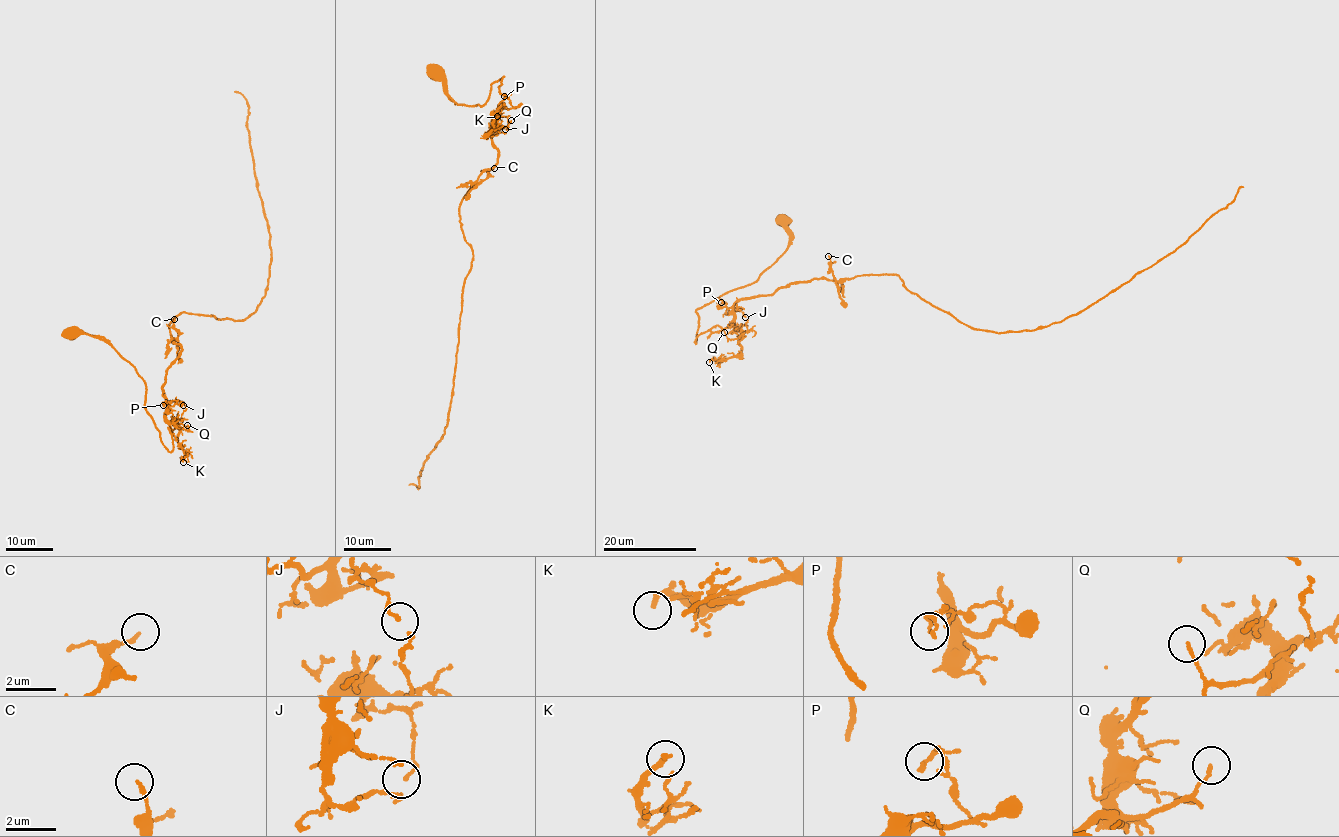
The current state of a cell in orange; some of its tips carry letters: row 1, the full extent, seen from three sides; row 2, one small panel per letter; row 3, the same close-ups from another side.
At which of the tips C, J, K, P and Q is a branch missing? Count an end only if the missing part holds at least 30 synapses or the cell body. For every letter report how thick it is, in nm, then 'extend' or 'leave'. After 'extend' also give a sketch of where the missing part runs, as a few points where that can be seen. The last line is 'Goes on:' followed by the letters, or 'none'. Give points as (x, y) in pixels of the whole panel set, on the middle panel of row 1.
C: calibre 140 nm; leave
J: calibre 120 nm; leave
K: calibre 100 nm; leave
P: calibre 120 nm; leave
Q: calibre 100 nm; leave
Goes on: none

